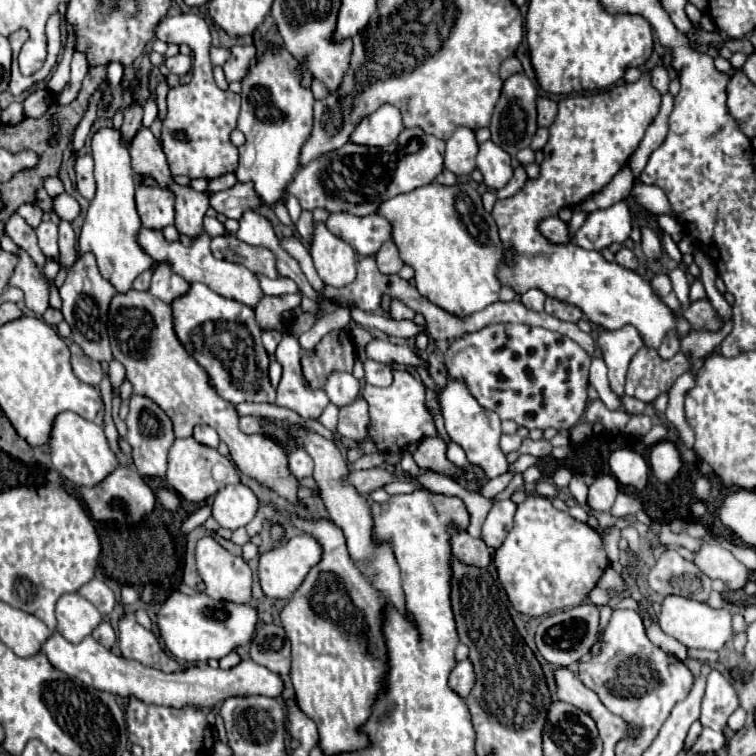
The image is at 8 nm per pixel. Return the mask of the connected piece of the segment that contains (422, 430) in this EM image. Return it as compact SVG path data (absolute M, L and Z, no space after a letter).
M393 371L393 385L389 387L363 387L363 399L369 403L369 413L371 413L371 427L369 427L369 439L359 443L357 447L351 447L347 453L349 461L357 461L361 455L375 453L375 451L401 451L405 445L425 439L425 437L435 437L437 429L433 423L431 413L427 411L425 405L425 387L421 381L417 381L411 373L407 371Z

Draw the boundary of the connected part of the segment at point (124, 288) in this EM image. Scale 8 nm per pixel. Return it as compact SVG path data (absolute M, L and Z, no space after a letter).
M101 129L93 137L93 159L95 159L95 181L97 193L85 215L85 223L79 235L79 255L91 251L97 257L99 273L115 287L117 293L127 293L139 273L153 265L153 259L141 249L137 235L141 219L135 209L135 183L133 169L129 163L127 145L121 141L117 129Z

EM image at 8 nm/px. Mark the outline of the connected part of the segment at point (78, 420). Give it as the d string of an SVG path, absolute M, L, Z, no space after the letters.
M61 413L55 419L53 431L51 431L51 441L49 441L49 449L51 449L51 463L53 467L67 477L71 483L75 485L83 485L83 487L95 487L99 485L107 475L111 475L119 461L113 453L113 449L109 447L103 427L95 425L93 421L87 421L83 417L79 417L77 413Z

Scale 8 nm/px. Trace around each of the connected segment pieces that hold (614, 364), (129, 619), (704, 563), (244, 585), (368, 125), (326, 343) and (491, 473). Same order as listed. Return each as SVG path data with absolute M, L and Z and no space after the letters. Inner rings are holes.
M627 325L619 331L603 331L597 343L603 351L603 361L609 369L611 389L617 395L623 395L629 361L643 347L641 335L633 327Z
M131 611L123 613L119 619L119 649L125 659L139 661L145 667L153 667L165 673L187 669L183 663L175 661L161 649L153 631L139 625L135 619L135 613Z
M705 543L701 551L695 553L693 563L711 579L721 579L723 583L727 583L731 591L743 589L749 581L747 567L737 561L727 549L715 543Z
M213 537L197 543L197 569L211 599L249 603L251 601L251 569L241 559L223 549Z
M381 105L381 109L377 109L369 117L365 117L361 125L357 125L349 141L367 147L385 147L391 145L401 131L403 131L401 111L393 105Z
M335 329L327 333L315 349L301 355L301 367L311 389L323 389L331 373L351 373L355 359L355 347L347 329ZM341 333L345 333L343 339L339 339Z
M447 379L447 385L441 389L441 393L437 395L437 403L445 421L445 429L447 435L451 437L451 441L455 441L457 445L463 447L469 463L479 465L489 479L495 479L499 475L503 475L509 467L503 451L499 449L499 437L501 437L501 419L497 417L497 413L483 409L477 399L469 393L467 385L463 381L455 381L455 379Z

